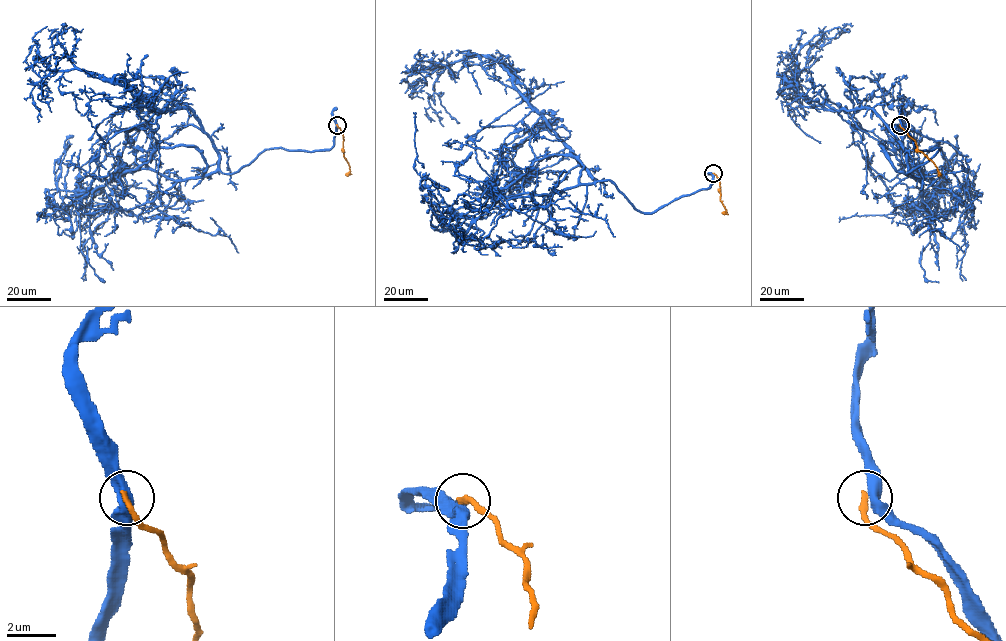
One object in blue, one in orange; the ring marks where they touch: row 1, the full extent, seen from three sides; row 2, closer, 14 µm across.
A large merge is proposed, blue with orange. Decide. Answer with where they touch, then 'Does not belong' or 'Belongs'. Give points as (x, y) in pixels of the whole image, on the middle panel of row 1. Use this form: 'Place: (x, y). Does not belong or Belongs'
Place: (713, 173). Does not belong

